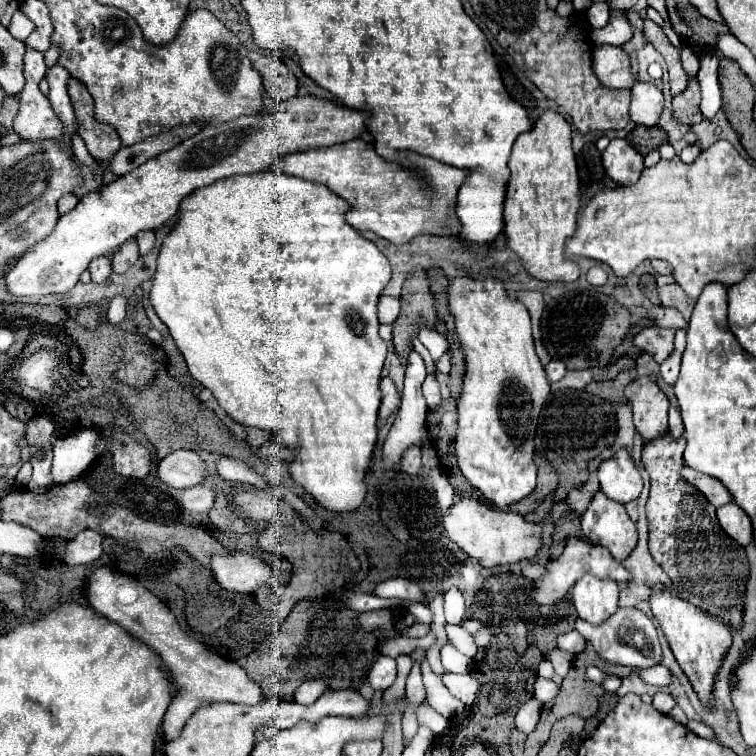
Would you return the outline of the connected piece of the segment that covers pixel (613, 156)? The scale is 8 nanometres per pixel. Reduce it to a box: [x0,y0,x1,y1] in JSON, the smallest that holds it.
[602,139,644,185]

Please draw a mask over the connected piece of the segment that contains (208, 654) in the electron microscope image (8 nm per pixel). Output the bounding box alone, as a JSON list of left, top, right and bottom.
[84,565,262,741]

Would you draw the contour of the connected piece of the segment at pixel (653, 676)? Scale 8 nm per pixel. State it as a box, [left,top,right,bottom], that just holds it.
[636,665,672,687]

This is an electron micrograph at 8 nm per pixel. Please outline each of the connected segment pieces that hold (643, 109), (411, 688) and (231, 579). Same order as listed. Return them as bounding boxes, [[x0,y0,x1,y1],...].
[[632,81,662,125],[406,663,426,701],[210,551,272,593]]

